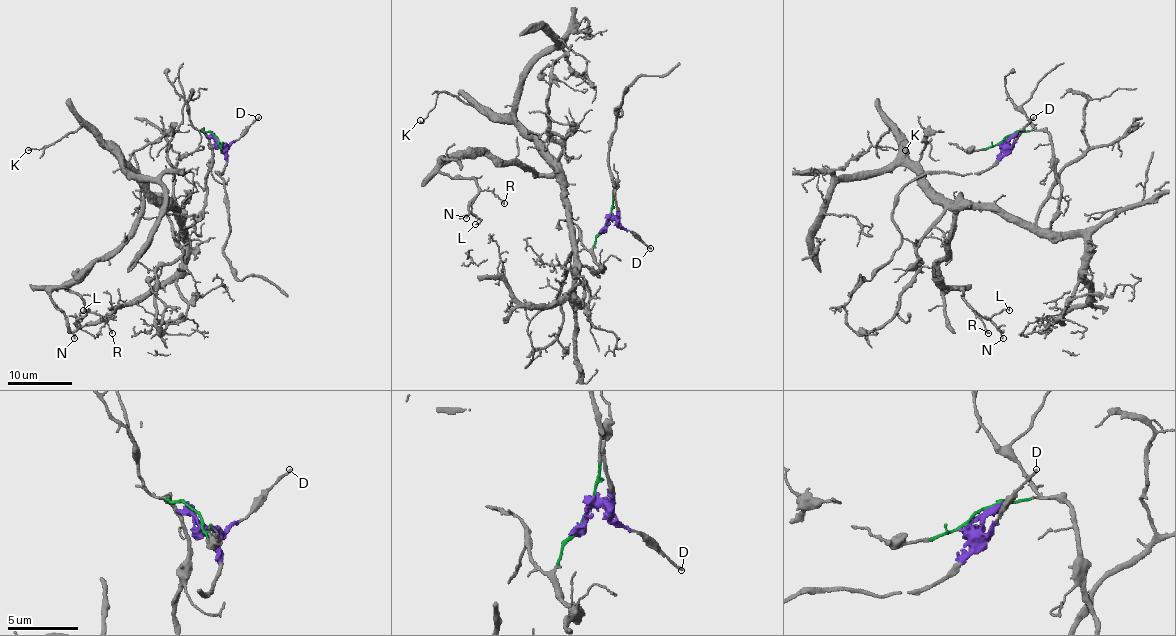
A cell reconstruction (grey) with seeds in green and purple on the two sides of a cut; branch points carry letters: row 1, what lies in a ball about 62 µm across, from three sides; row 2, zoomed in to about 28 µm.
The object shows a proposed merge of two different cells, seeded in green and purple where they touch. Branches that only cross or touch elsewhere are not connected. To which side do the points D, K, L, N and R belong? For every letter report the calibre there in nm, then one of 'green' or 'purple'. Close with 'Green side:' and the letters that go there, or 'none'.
D: 160 nm | purple
K: 130 nm | green
L: 110 nm | green
N: 120 nm | green
R: 140 nm | green
Green side: K, L, N, R

